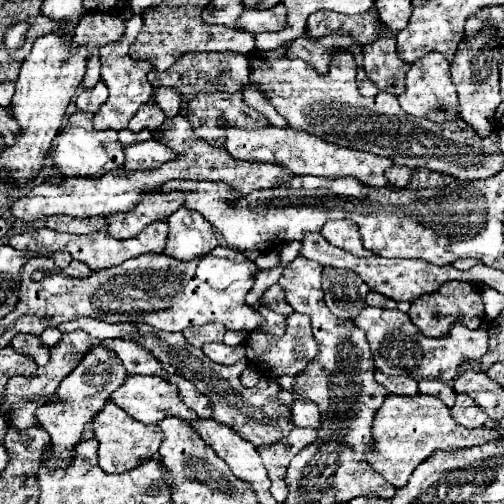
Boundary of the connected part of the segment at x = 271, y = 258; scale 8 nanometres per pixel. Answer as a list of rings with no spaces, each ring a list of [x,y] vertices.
[[[272,252],[272,254],[262,254],[262,256],[256,258],[256,264],[258,264],[258,268],[262,268],[262,270],[274,268],[274,266],[278,266],[278,262],[280,262],[280,256],[278,256],[276,252]]]

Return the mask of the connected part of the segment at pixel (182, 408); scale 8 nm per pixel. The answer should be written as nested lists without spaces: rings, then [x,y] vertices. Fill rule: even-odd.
[[[128,376],[128,380],[124,382],[124,386],[120,386],[112,398],[110,398],[114,404],[118,404],[122,410],[126,410],[130,416],[134,416],[138,422],[142,424],[156,424],[160,422],[164,416],[178,416],[182,420],[196,420],[196,412],[190,410],[180,394],[178,394],[178,388],[176,384],[168,382],[168,380],[162,380],[160,376]]]

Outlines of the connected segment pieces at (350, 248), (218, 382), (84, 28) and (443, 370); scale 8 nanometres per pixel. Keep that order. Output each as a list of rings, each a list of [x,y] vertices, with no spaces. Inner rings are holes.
[[[328,220],[328,224],[324,224],[324,228],[320,230],[320,234],[334,246],[344,248],[346,252],[354,254],[354,256],[372,256],[372,252],[364,250],[362,240],[358,236],[358,226],[352,220]]]
[[[158,332],[158,334],[160,334],[158,338],[144,338],[142,344],[148,346],[152,350],[152,354],[162,358],[164,362],[180,366],[182,376],[192,380],[196,384],[196,388],[212,400],[214,418],[218,418],[220,424],[228,424],[244,440],[252,442],[256,448],[284,440],[284,436],[288,436],[288,432],[294,428],[292,410],[288,406],[280,406],[278,404],[280,400],[276,400],[276,392],[280,390],[276,380],[268,380],[266,376],[262,376],[254,388],[242,388],[240,374],[246,366],[246,360],[238,360],[232,366],[222,366],[222,364],[210,362],[204,356],[204,352],[200,348],[190,346],[182,334],[176,334],[176,332],[172,332],[172,334]]]
[[[86,14],[76,26],[76,44],[88,44],[96,48],[106,40],[116,40],[122,36],[124,22],[112,14]],[[112,36],[112,38],[110,38]]]
[[[364,306],[352,322],[366,332],[372,358],[382,374],[402,374],[406,372],[406,368],[418,368],[418,374],[426,378],[452,380],[462,360],[478,360],[488,352],[486,328],[470,330],[464,324],[454,324],[448,336],[428,338],[410,322],[408,314],[400,310],[384,310],[384,308],[372,308],[372,306]],[[432,362],[440,362],[440,364],[432,364]]]

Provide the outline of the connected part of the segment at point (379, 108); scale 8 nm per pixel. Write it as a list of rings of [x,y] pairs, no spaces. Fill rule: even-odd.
[[[282,44],[270,52],[254,50],[248,54],[248,62],[250,82],[256,84],[258,90],[272,102],[276,112],[288,120],[290,128],[304,130],[344,148],[358,148],[376,156],[388,156],[398,166],[426,166],[442,174],[450,174],[458,180],[476,180],[478,176],[488,178],[498,172],[500,158],[496,156],[500,152],[496,148],[496,130],[492,136],[480,138],[462,118],[436,124],[426,118],[406,116],[396,96],[380,92],[376,98],[364,98],[358,92],[354,78],[356,63],[352,54],[336,52],[330,72],[326,76],[320,76],[304,60],[290,60],[286,56],[288,46],[290,44]]]

